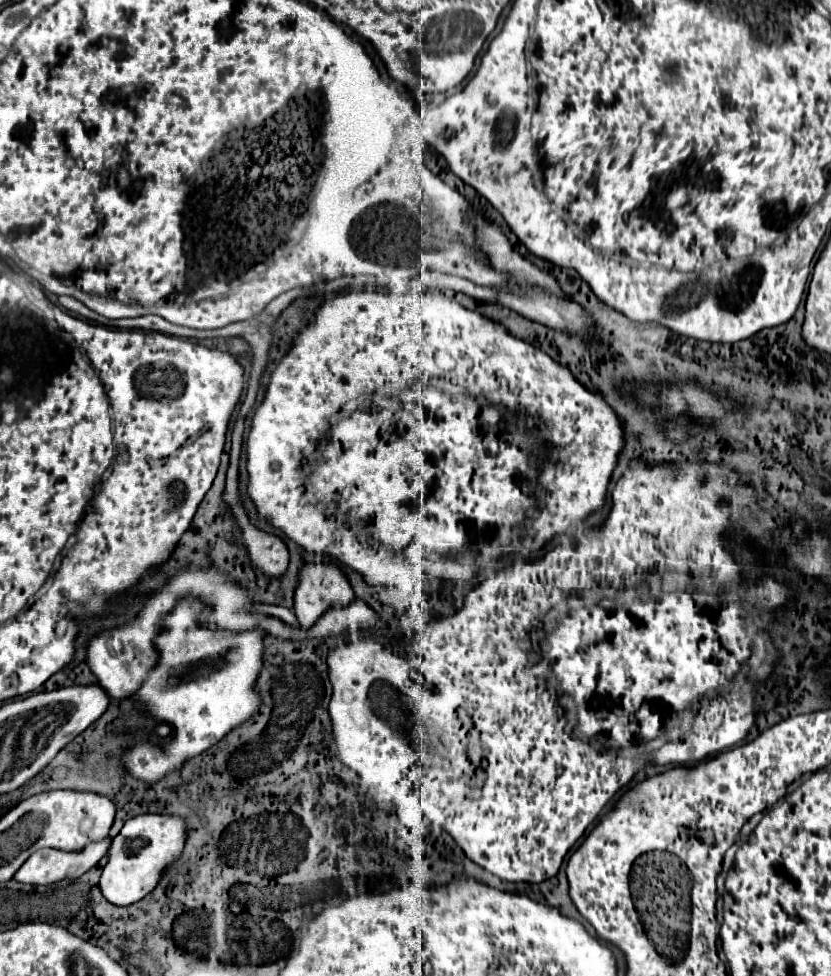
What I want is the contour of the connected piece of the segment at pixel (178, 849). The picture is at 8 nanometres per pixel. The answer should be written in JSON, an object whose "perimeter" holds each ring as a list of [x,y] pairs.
{"perimeter":[[[137,815],[129,819],[109,849],[109,863],[103,867],[101,891],[113,905],[133,905],[149,895],[165,871],[183,855],[189,825],[181,815]]]}

